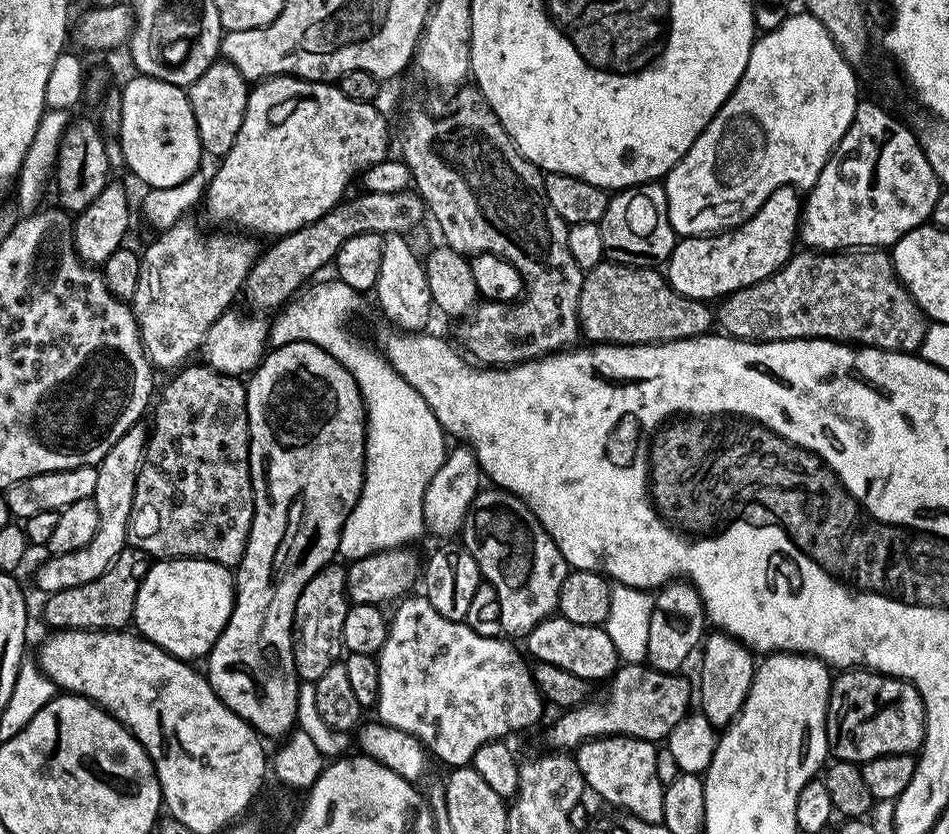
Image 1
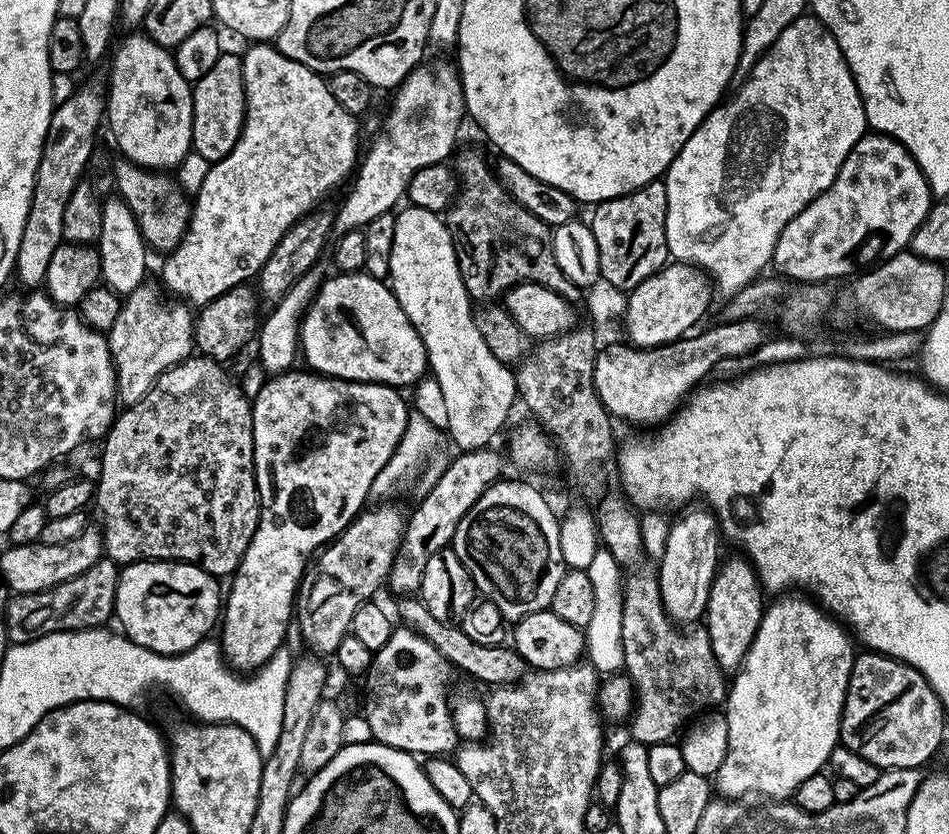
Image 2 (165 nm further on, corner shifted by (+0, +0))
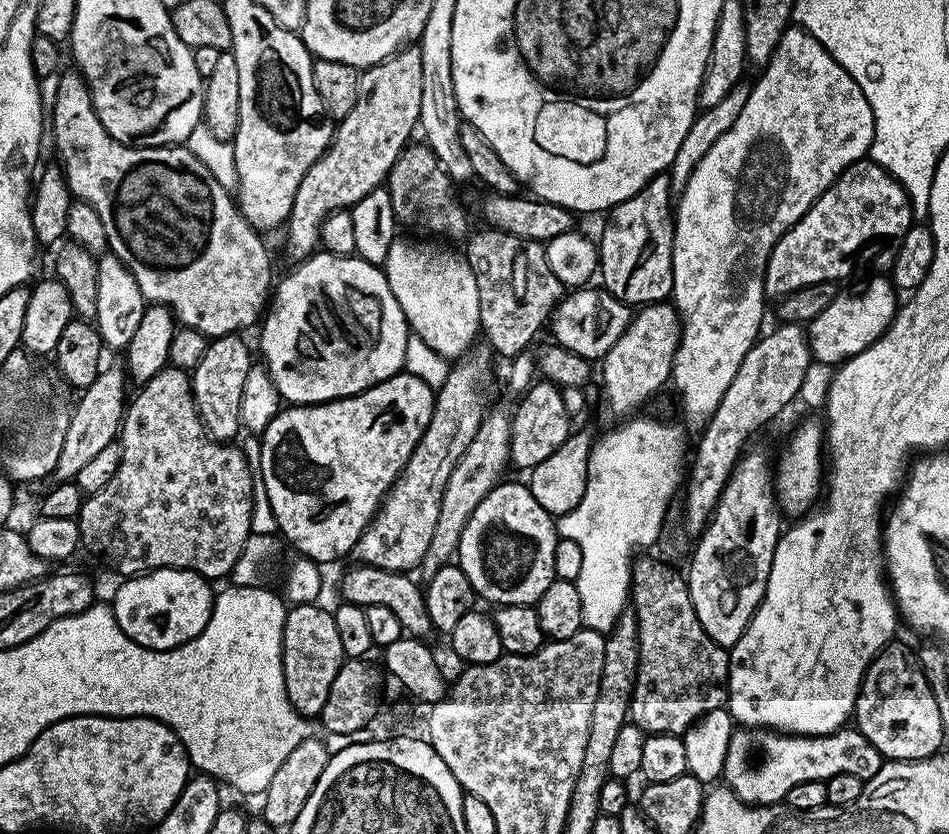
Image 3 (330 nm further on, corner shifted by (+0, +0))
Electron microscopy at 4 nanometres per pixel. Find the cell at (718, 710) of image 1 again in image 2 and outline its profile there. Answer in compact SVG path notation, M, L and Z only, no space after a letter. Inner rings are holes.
M736 554L733 560L727 560L719 565L714 582L710 586L706 627L714 658L718 658L718 666L725 674L735 674L744 665L746 654L754 642L754 634L764 617L766 596L755 570L743 555Z

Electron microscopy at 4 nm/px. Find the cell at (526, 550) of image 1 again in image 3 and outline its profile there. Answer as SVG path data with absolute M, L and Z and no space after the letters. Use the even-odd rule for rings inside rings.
M524 484L496 485L478 510L470 514L466 530L462 530L458 567L470 578L470 586L477 597L489 600L492 606L506 604L535 605L546 594L546 586L556 579L554 550L557 525L554 518L534 498L531 487Z

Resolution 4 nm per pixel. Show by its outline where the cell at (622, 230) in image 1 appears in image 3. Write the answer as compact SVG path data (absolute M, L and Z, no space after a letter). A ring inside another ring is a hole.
M661 174L651 180L638 194L629 200L623 200L607 213L608 225L604 233L598 236L598 251L600 263L598 276L605 292L614 298L624 301L629 306L659 304L667 301L673 290L673 230L674 223L674 193L671 175Z

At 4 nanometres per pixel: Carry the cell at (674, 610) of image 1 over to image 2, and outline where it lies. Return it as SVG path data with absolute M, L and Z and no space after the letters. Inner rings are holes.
M699 506L683 509L680 517L671 521L669 536L666 538L665 553L658 561L658 575L660 577L660 593L664 599L664 606L668 609L673 621L684 626L692 626L696 620L705 615L708 610L710 586L714 582L721 563L720 544L722 533L716 522L716 515L711 508Z

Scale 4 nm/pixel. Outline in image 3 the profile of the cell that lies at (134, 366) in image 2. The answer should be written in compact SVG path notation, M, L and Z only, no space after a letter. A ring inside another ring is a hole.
M105 367L96 375L92 385L79 393L80 401L77 402L76 409L71 409L68 418L66 438L62 442L62 454L58 454L58 464L54 473L57 481L75 481L82 466L97 457L104 447L119 437L126 411L124 380L126 384L126 372L123 367Z

